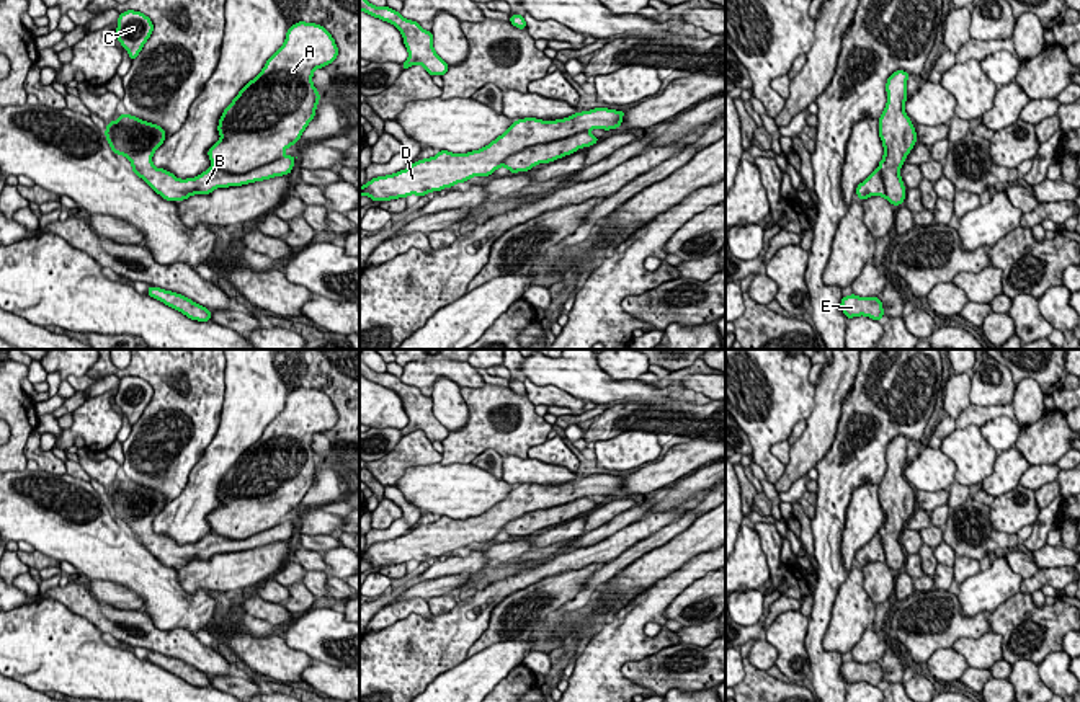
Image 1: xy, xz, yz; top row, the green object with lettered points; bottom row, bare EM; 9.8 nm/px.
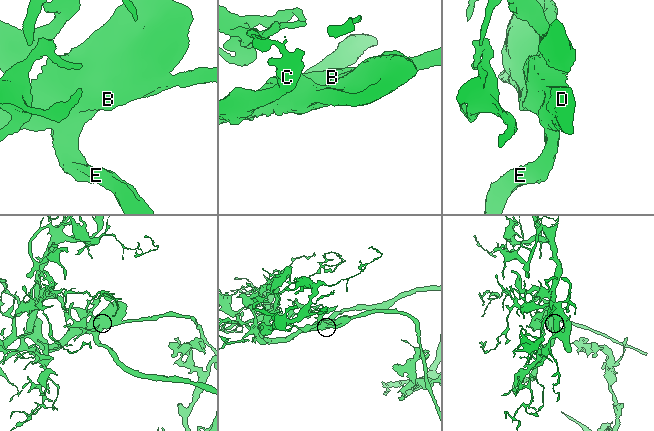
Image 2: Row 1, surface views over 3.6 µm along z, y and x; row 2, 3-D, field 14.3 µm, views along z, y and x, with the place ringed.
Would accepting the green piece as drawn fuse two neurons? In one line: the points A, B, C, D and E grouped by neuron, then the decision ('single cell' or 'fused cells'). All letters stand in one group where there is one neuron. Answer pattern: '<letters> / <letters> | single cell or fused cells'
A B C D E | single cell

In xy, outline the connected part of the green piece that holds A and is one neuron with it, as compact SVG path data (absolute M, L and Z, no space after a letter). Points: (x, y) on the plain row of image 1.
M299 387L292 390L284 410L266 426L261 438L250 446L224 475L217 496L221 504L208 516L211 532L196 544L180 545L173 539L155 534L154 518L163 509L165 496L131 480L119 480L105 496L116 521L124 521L132 537L165 566L183 566L193 560L211 560L216 553L242 552L274 542L289 540L296 524L284 516L294 511L315 483L320 459L312 449L314 436L332 429L338 413L332 400L320 390Z

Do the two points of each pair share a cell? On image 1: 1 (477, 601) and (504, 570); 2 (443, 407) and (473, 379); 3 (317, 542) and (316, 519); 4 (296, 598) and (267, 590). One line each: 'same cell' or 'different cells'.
1: different cells
2: different cells
3: same cell
4: same cell

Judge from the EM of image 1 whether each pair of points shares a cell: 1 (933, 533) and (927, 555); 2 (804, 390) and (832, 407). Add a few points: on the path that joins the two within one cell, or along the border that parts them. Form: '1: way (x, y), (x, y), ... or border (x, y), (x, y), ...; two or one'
1: way (930, 537), (927, 550); one
2: border (817, 382), (814, 407), (806, 420); two

